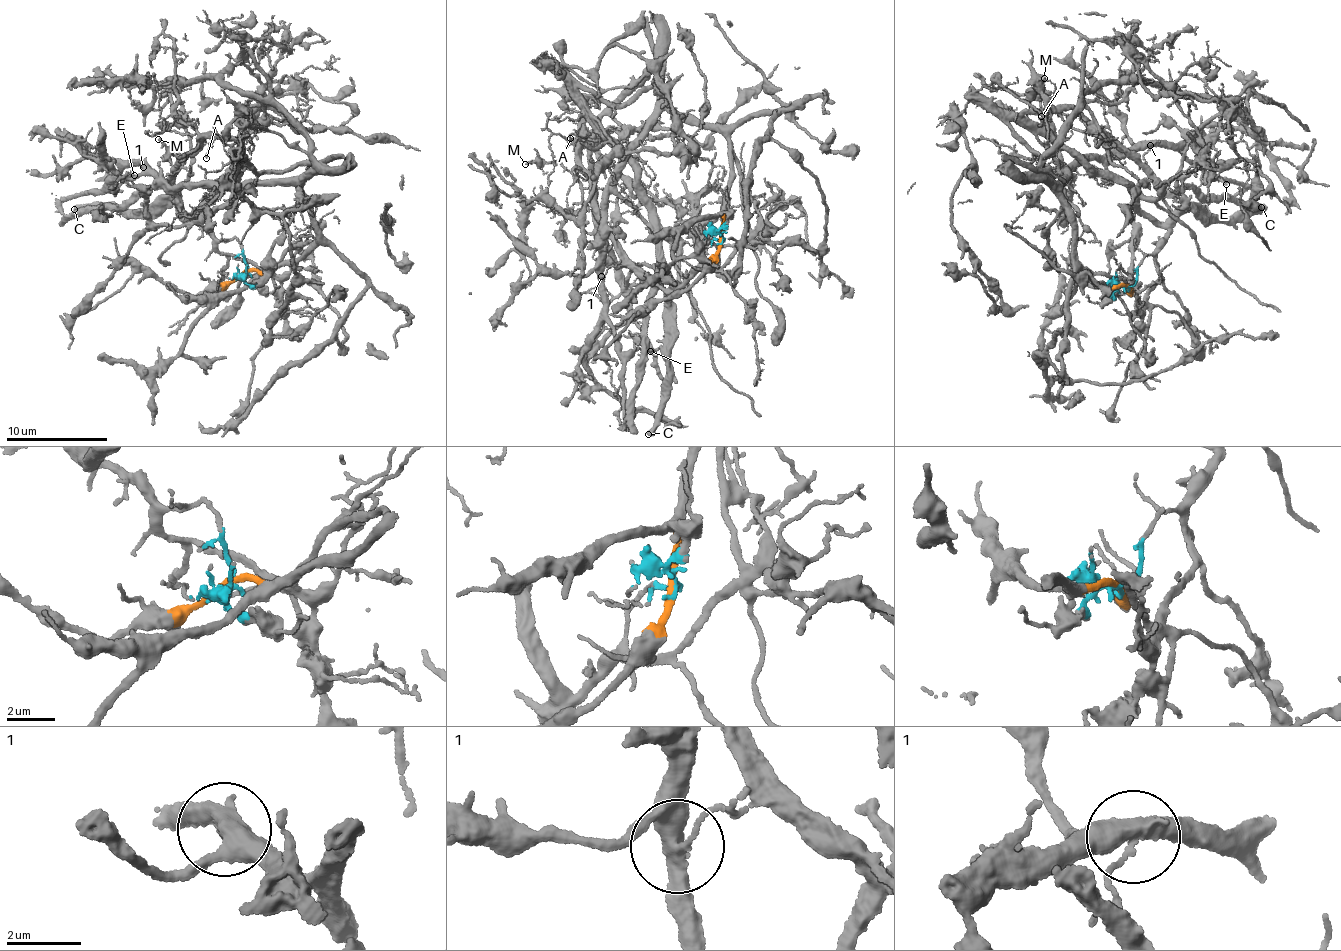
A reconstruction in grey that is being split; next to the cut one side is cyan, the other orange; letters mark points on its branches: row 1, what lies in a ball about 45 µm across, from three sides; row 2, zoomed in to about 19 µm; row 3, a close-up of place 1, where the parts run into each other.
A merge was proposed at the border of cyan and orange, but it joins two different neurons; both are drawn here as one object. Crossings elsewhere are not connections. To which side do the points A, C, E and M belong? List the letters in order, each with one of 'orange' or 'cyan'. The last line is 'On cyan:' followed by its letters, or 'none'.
A: cyan
C: cyan
E: orange
M: cyan
On cyan: A, C, M

